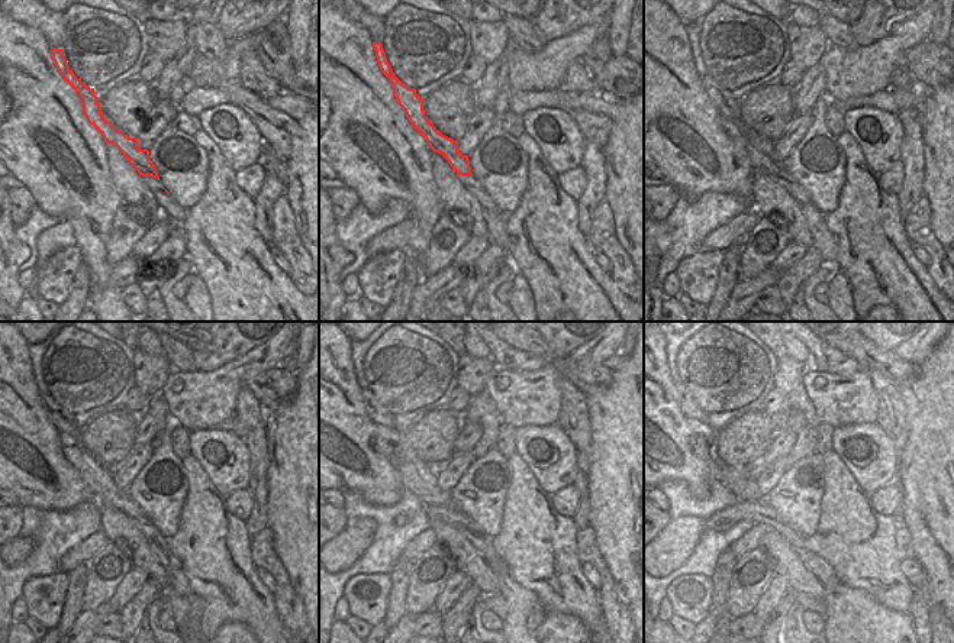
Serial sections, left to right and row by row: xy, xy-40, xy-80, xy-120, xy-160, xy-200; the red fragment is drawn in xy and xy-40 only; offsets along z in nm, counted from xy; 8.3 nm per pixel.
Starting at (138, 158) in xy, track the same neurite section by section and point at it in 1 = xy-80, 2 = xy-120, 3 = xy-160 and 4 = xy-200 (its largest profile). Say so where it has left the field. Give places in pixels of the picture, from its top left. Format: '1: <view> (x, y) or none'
1: xy-80 (722, 100)
2: xy-120 (64, 420)
3: xy-160 (380, 416)
4: xy-200 (689, 407)

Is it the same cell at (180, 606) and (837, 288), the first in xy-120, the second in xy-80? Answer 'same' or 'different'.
same

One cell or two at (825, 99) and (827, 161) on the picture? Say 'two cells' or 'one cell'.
one cell

